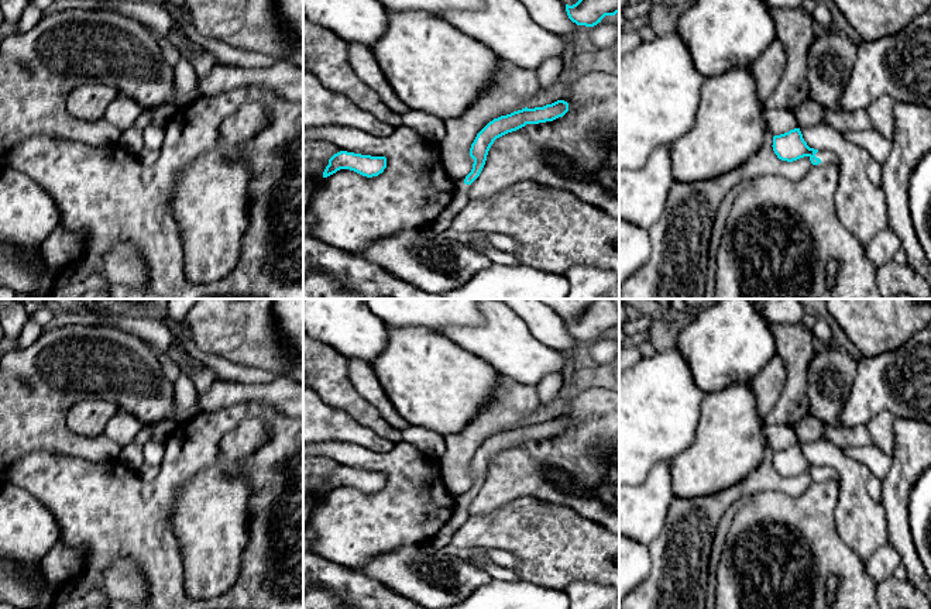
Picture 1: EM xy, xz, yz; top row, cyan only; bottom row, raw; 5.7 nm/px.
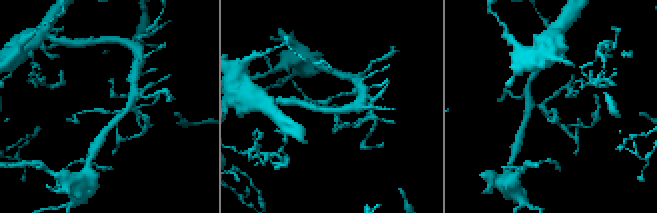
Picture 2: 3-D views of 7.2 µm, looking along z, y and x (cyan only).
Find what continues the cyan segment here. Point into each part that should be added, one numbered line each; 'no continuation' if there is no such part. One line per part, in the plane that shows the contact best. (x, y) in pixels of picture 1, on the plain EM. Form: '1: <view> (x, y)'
1: yz (827, 472)

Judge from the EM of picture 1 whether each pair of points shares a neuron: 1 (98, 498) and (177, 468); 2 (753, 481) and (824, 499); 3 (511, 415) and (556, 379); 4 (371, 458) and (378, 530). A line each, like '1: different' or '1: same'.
1: same
2: different
3: different
4: same

